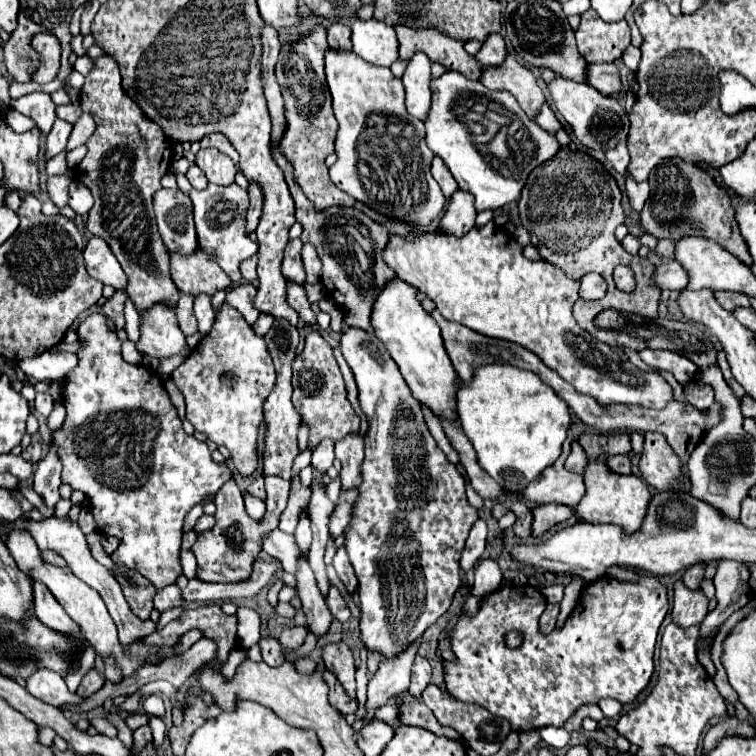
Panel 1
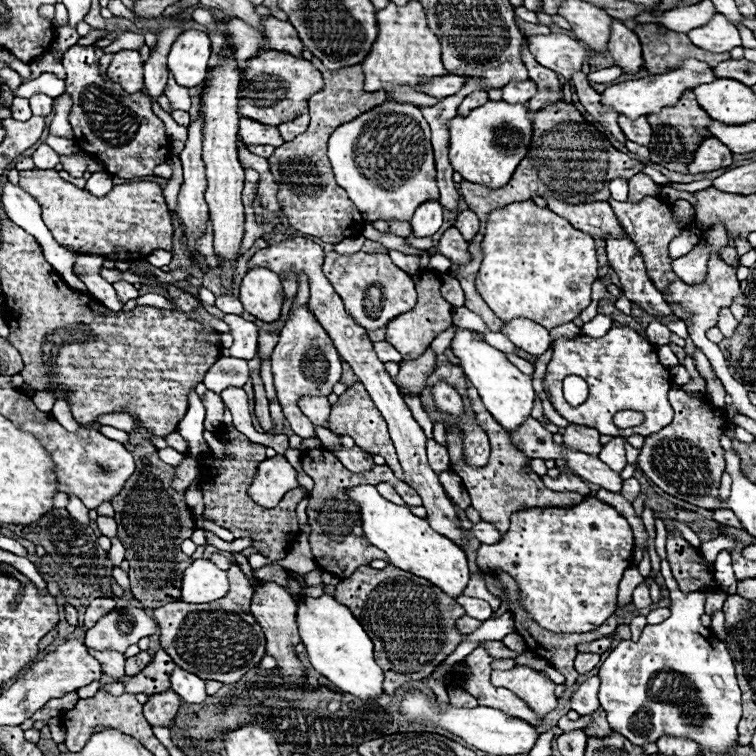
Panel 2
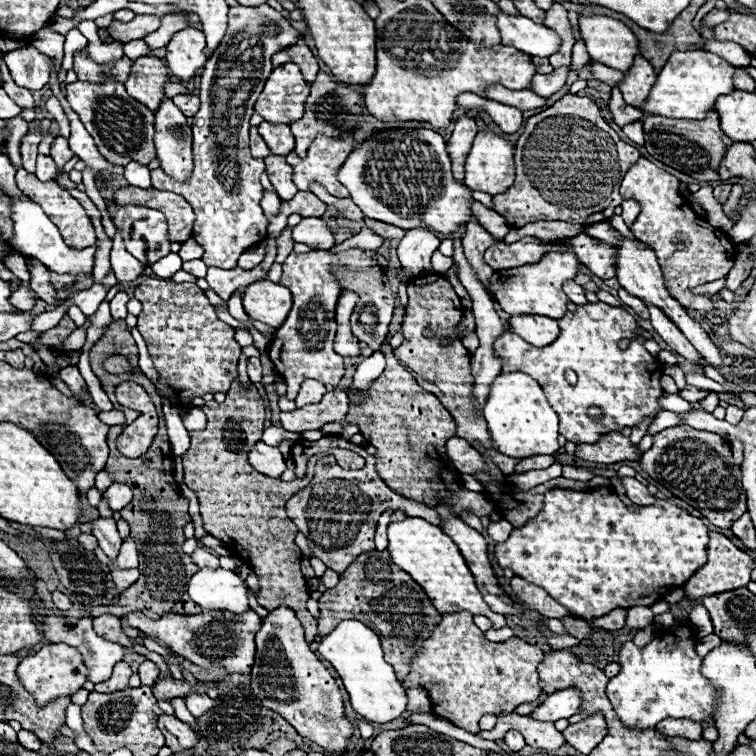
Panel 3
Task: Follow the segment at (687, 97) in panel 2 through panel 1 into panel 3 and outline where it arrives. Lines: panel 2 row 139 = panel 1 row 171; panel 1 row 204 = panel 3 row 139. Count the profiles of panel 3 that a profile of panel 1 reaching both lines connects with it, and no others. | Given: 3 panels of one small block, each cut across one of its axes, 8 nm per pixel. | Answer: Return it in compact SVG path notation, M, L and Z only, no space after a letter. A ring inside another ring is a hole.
M710 112L706 120L676 120L666 116L648 116L644 120L644 148L648 154L702 182L720 180L718 166L732 144L734 142L722 132L716 112Z

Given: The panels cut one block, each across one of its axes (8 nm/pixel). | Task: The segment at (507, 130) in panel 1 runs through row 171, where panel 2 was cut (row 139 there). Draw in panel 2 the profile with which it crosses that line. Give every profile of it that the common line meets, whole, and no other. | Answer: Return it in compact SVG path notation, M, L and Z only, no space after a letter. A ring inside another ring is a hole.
M488 100L484 106L470 110L466 116L454 116L450 122L450 162L464 180L482 184L486 188L506 186L518 164L524 160L534 126L528 118L528 110L522 104L508 104L504 100Z

